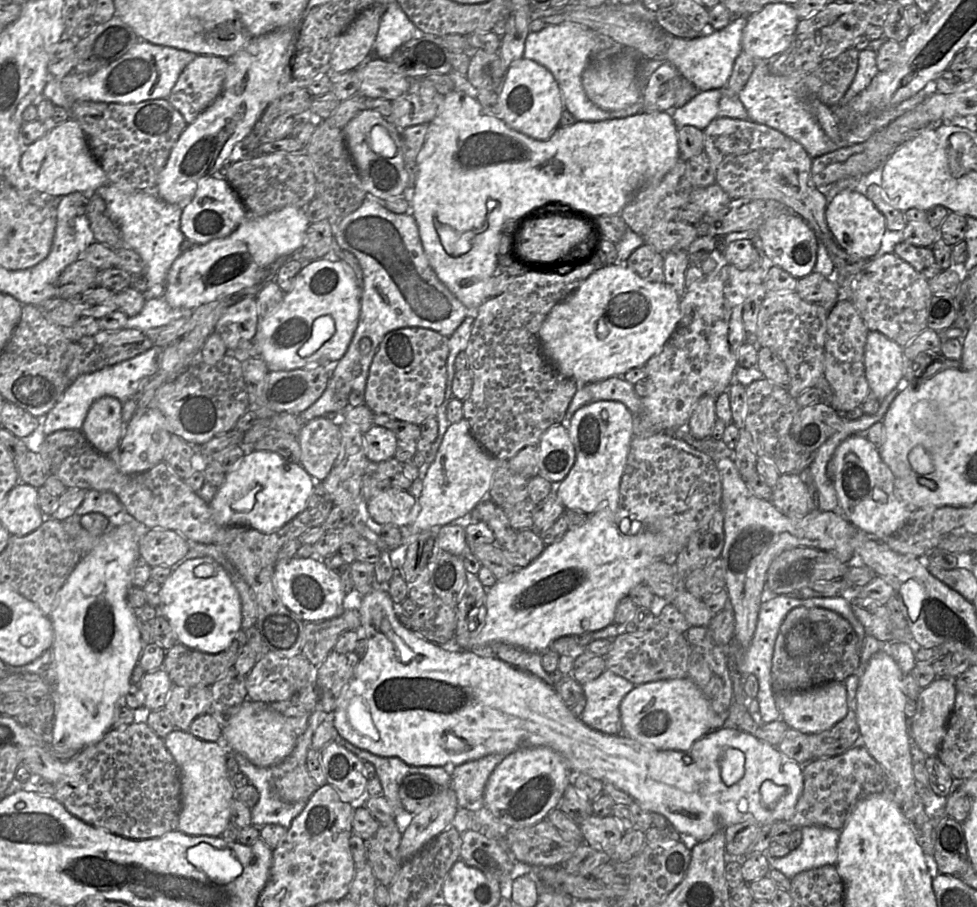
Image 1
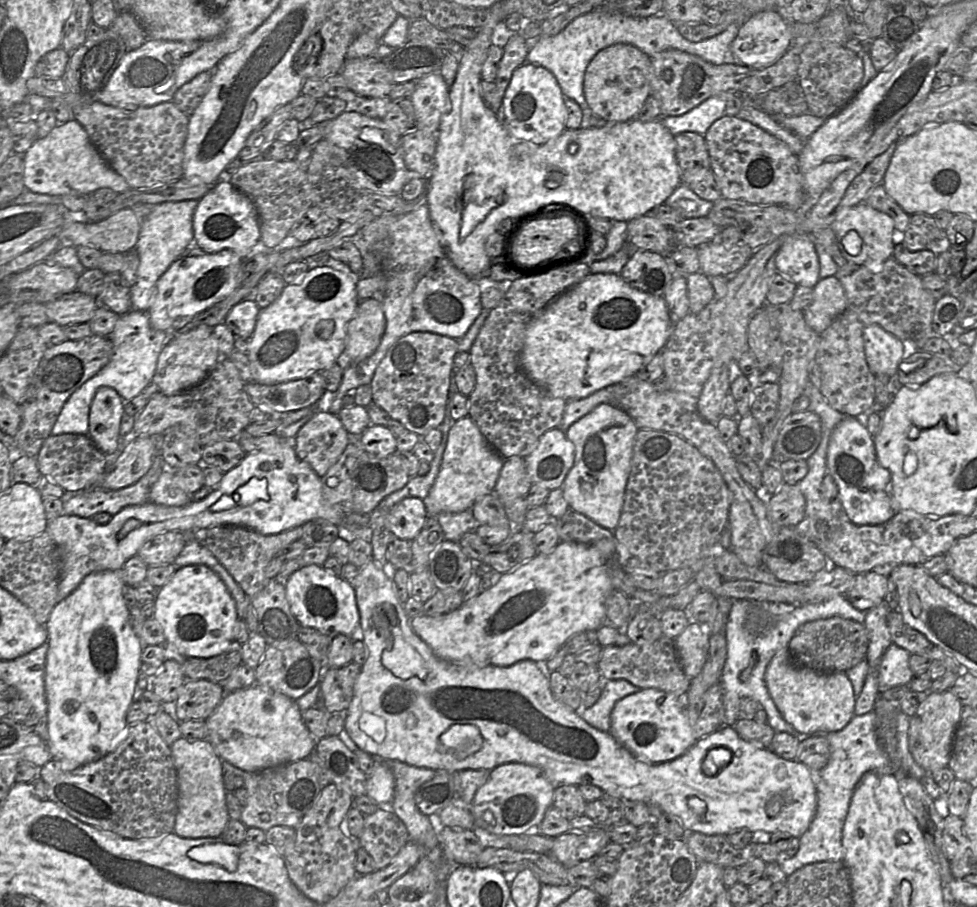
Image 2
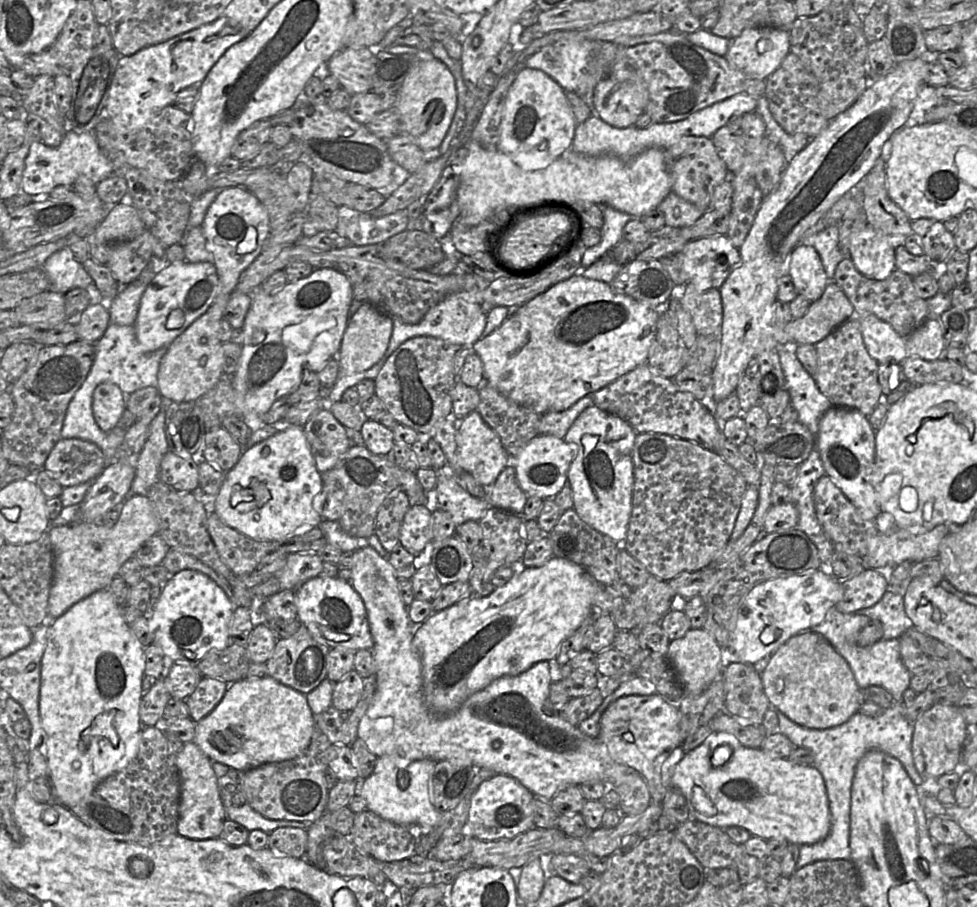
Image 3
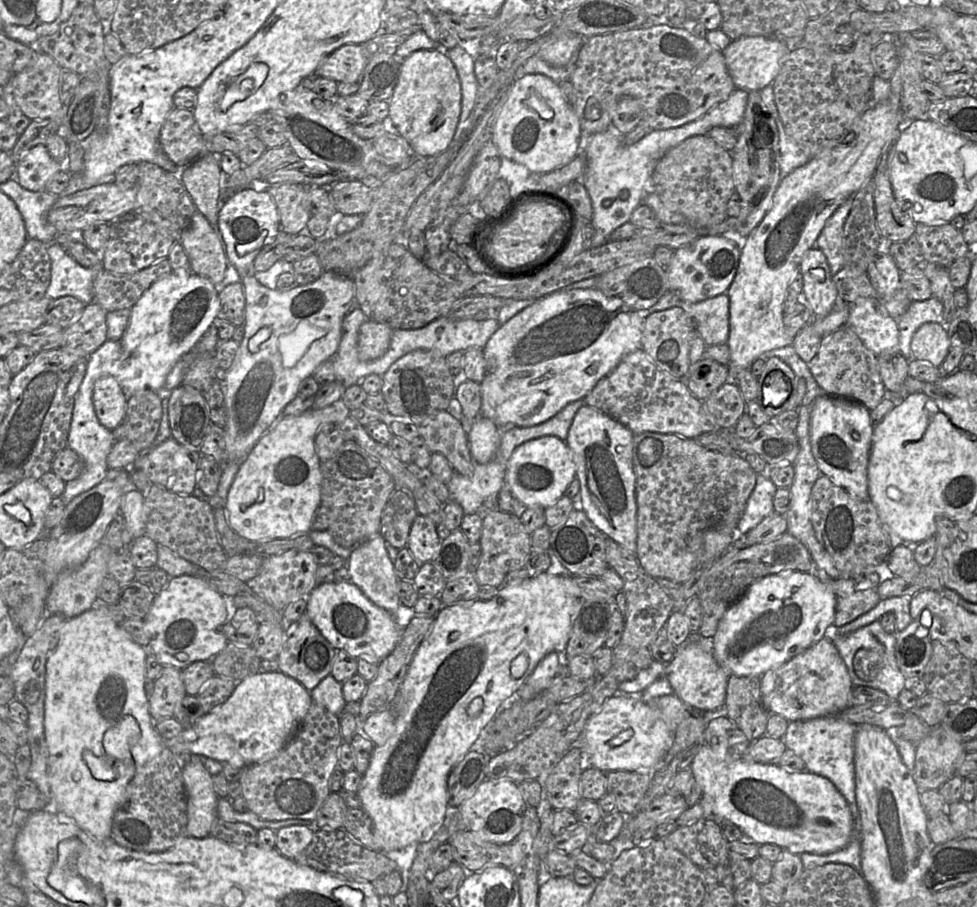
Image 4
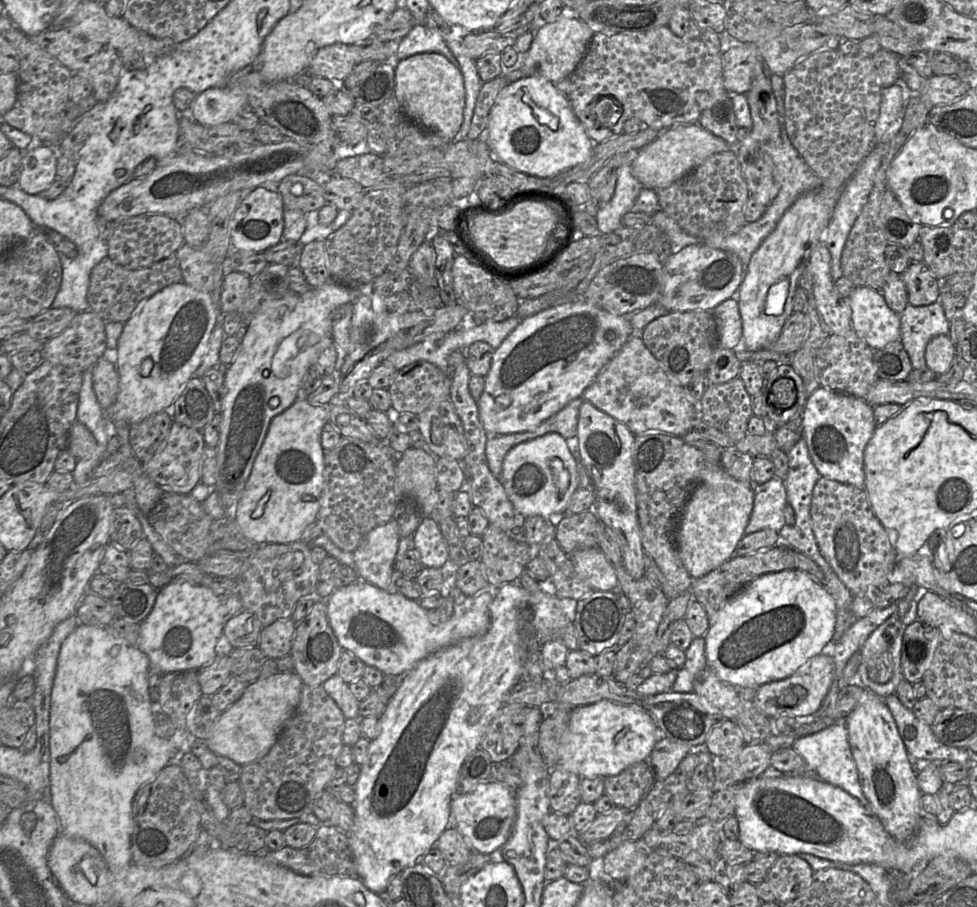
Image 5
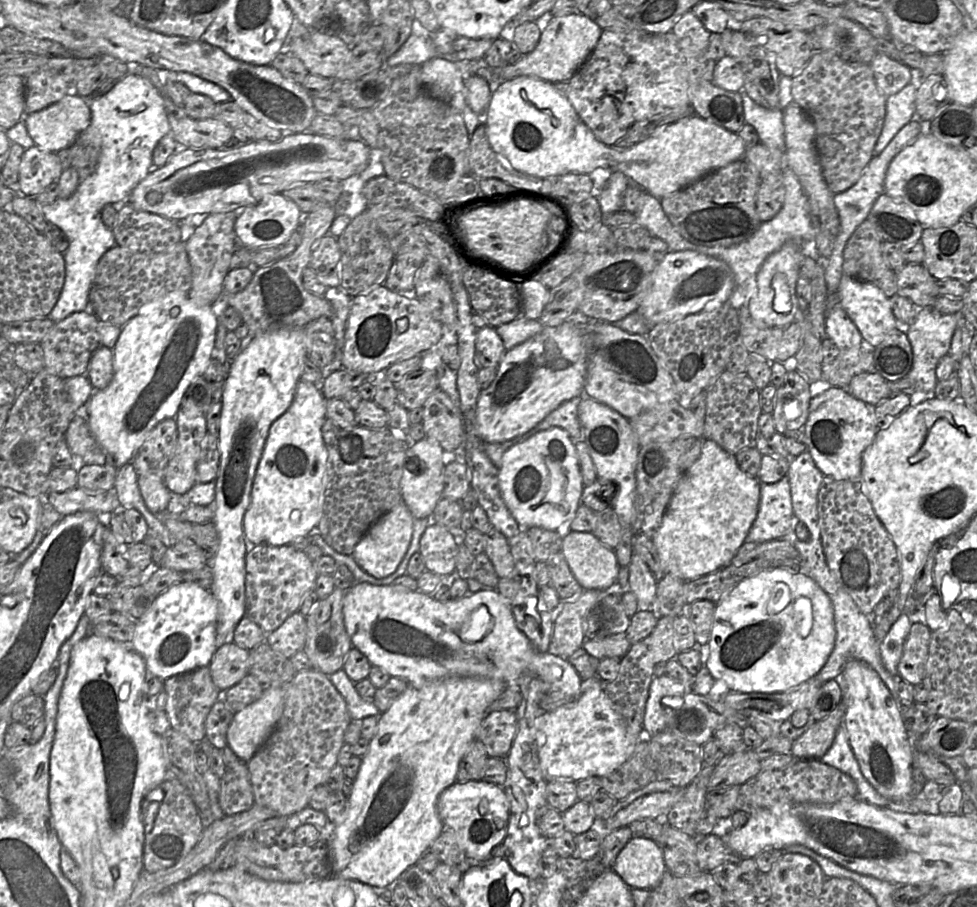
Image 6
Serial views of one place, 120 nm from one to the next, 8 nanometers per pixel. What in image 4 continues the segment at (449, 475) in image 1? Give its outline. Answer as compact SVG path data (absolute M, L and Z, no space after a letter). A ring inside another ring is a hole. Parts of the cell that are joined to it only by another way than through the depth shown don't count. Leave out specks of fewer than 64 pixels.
M480 415L467 436L475 463L486 464L496 456L501 442L501 429L491 420Z

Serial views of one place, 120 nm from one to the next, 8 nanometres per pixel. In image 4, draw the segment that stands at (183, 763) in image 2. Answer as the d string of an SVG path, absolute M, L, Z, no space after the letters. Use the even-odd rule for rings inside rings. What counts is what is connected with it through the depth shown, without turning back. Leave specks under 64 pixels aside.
M192 755L191 761L182 768L182 777L187 798L187 835L193 838L210 836L218 803L212 776L199 756Z

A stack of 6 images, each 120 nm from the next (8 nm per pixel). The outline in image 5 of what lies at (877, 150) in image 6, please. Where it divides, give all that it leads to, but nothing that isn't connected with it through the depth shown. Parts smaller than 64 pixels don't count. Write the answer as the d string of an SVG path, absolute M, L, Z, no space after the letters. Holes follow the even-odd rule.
M900 79L896 84L882 88L880 113L875 127L876 144L888 128L898 119L904 117L907 106L907 86Z

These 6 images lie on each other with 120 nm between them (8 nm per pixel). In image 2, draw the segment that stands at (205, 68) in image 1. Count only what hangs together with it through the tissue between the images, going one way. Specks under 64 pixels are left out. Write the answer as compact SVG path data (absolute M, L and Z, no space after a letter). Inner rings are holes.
M204 71L197 74L175 92L171 102L187 116L191 116L210 88L212 73Z

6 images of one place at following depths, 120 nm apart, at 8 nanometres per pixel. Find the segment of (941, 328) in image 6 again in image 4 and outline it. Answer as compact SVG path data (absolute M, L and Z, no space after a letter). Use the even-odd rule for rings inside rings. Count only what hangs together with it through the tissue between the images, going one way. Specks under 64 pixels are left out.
M936 297L912 301L906 312L897 320L898 350L907 359L912 358L911 340L918 328L928 322L943 323L943 304Z

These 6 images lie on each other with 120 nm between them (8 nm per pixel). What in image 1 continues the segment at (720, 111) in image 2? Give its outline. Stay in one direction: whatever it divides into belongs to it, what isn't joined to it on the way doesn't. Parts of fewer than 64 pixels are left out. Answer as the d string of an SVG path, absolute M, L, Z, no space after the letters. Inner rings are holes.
M722 89L700 91L688 103L672 110L672 117L678 127L694 126L702 131L718 117Z

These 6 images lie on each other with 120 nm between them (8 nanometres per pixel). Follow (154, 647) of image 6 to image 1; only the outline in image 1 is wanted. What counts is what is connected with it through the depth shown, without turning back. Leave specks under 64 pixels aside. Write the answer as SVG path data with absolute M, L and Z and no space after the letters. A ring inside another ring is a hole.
M212 557L186 559L162 584L156 616L168 619L183 645L209 654L226 650L242 624L240 595L226 570Z

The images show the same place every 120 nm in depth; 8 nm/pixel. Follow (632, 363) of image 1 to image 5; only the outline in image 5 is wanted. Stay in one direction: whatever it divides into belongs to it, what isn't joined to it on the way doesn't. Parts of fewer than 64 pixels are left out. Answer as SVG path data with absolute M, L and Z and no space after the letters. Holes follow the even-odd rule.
M578 299L523 318L495 349L491 368L485 376L485 387L478 401L478 409L488 436L533 431L571 401L582 397L600 371L635 334L629 316L613 314L584 299Z

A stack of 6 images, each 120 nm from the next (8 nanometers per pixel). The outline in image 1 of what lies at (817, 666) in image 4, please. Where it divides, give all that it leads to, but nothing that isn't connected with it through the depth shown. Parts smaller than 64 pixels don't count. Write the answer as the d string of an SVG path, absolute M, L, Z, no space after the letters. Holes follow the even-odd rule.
M831 681L814 688L776 694L776 704L783 719L790 728L807 734L817 734L832 728L841 721L849 710L847 690L844 682Z

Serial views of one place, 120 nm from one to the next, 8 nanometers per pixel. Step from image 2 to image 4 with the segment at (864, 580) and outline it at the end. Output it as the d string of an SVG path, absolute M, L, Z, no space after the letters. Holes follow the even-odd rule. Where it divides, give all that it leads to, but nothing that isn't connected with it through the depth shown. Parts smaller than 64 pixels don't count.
M815 567L813 573L818 579L820 579L824 584L826 584L832 591L836 600L836 613L833 621L834 627L841 627L845 624L850 623L857 617L866 613L880 601L880 597L876 590L877 587L862 587L856 584L852 579L840 578L837 580L829 577L825 572L821 572Z

